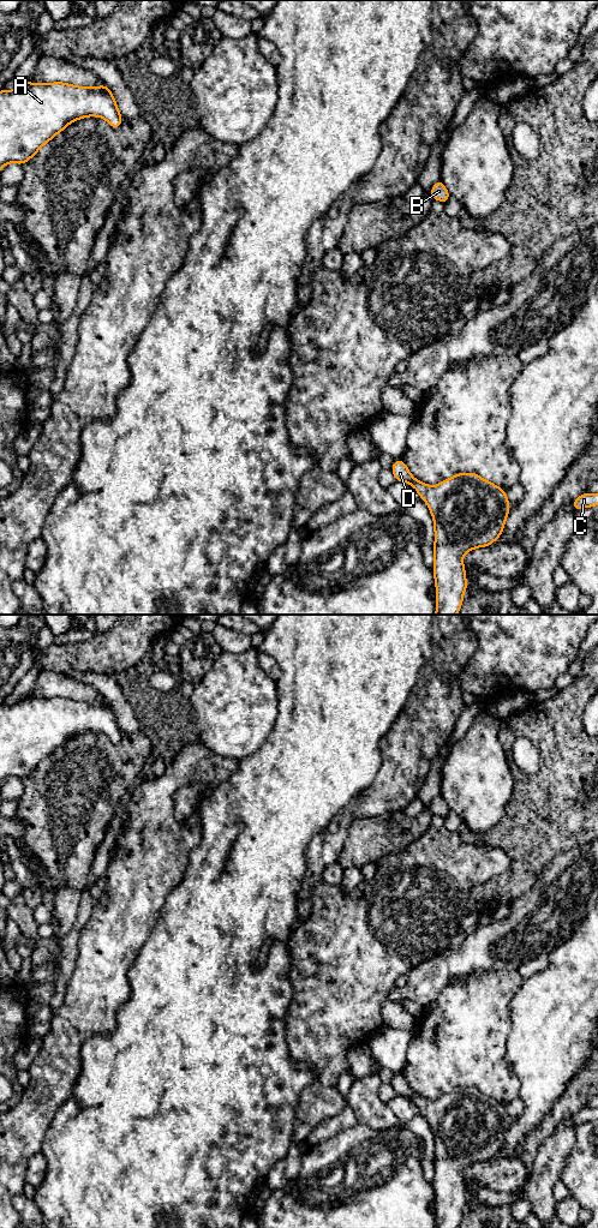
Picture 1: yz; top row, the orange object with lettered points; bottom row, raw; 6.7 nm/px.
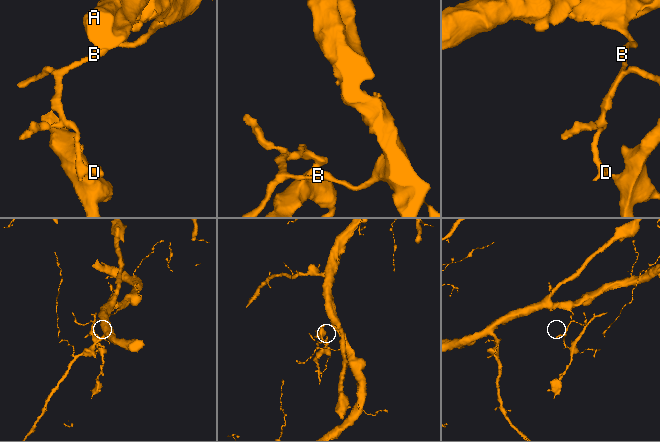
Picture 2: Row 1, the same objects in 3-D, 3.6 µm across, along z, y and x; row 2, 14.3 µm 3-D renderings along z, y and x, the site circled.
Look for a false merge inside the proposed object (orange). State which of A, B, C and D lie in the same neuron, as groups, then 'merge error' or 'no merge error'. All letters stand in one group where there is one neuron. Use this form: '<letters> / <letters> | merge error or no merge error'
A B D / C | merge error

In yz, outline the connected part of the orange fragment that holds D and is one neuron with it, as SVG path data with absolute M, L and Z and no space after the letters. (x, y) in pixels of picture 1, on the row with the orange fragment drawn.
M402 459L395 460L390 467L390 471L395 477L395 481L402 481L412 485L413 480L415 479Z

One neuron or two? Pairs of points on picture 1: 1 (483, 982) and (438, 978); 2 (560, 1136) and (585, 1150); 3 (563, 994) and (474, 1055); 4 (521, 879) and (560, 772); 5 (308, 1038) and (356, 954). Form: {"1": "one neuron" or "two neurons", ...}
{"1": "two neurons", "2": "two neurons", "3": "two neurons", "4": "one neuron", "5": "one neuron"}

